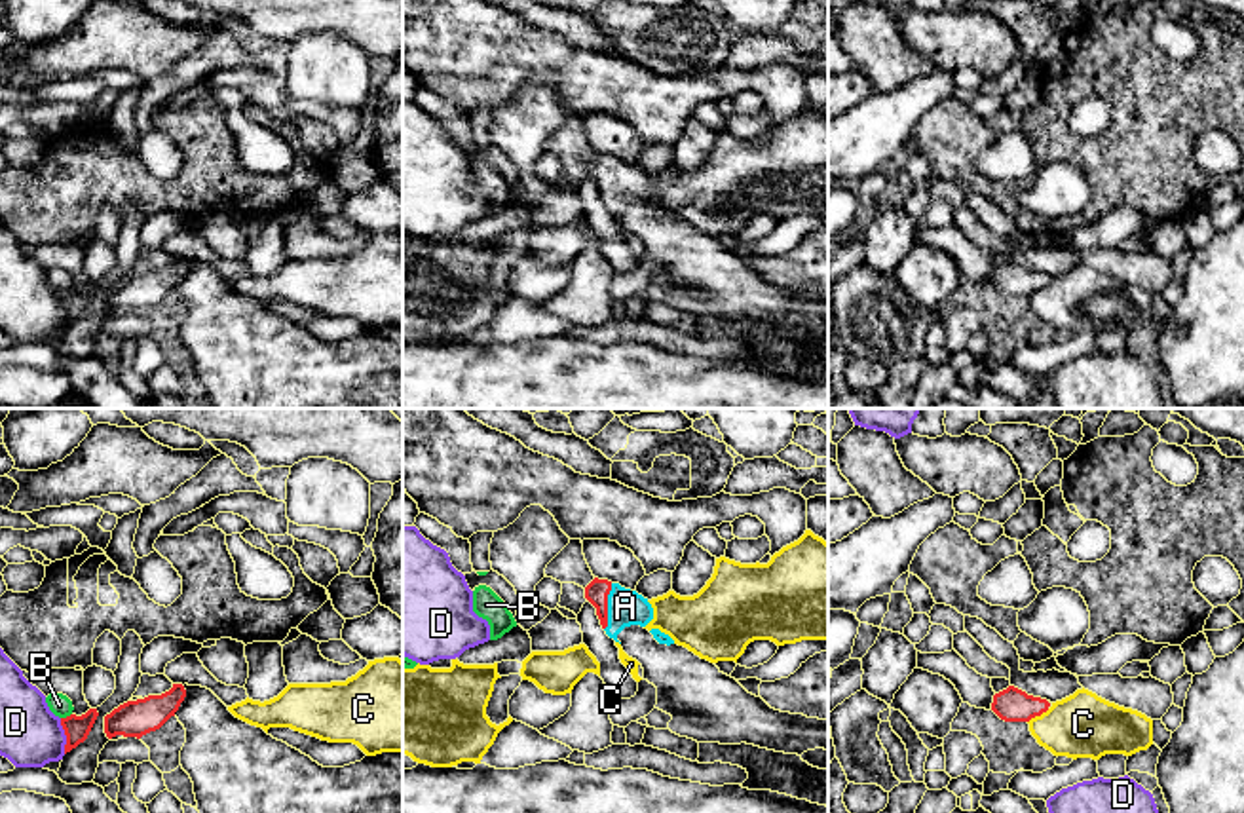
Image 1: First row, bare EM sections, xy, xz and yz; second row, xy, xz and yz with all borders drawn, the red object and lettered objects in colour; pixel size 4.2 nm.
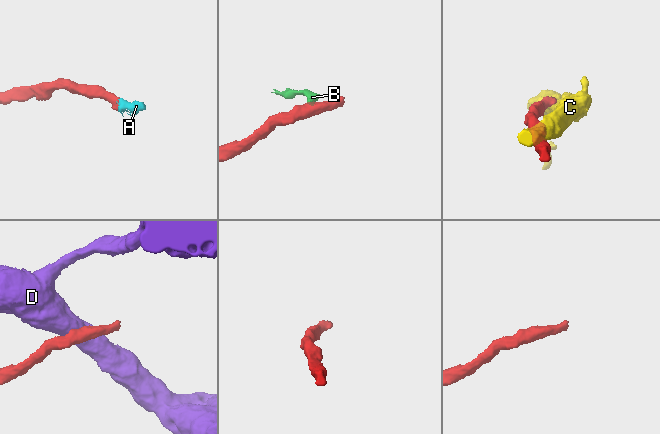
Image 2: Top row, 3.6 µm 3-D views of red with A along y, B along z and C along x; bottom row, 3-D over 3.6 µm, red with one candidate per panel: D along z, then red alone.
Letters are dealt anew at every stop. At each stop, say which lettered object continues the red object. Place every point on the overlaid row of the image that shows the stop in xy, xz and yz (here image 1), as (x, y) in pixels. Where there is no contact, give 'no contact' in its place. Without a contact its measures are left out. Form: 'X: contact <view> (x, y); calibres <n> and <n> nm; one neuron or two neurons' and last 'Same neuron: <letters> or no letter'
A: contact xz (606, 606); calibres 100 and 150 nm; one neuron
B: contact xy (67, 717); calibres 110 and 90 nm; two neurons
C: contact yz (1037, 715); calibres 140 and 280 nm; two neurons
D: contact xy (65, 734); calibres 110 and 280 nm; two neurons
Same neuron: A

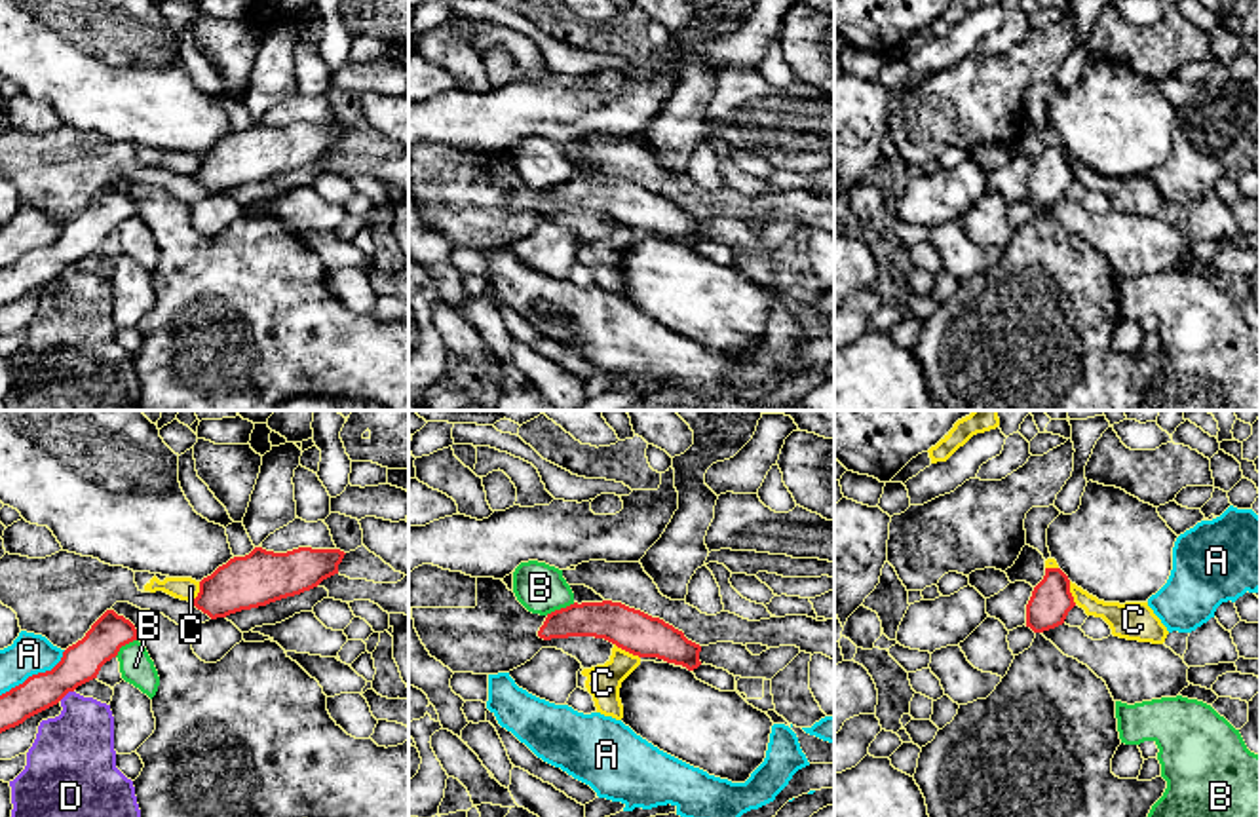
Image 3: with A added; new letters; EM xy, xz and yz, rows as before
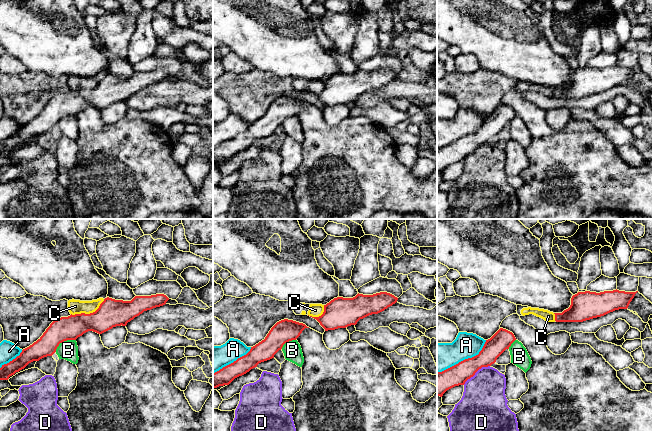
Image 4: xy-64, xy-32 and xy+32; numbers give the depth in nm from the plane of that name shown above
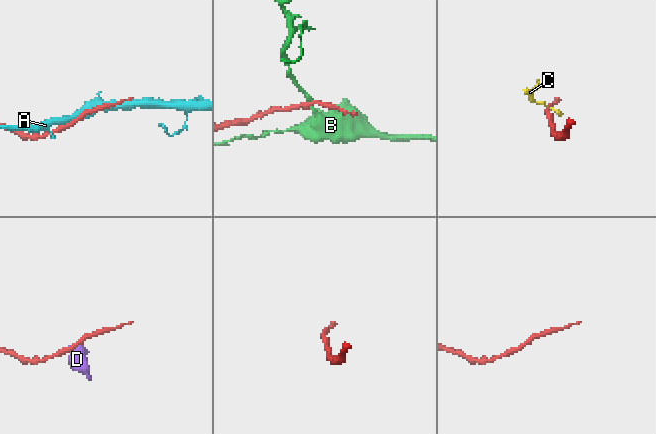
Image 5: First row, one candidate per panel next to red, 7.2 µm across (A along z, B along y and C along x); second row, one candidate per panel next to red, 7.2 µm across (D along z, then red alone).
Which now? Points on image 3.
A: contact xy (35, 675); calibres 160 and 170 nm; two neurons
B: contact xz (561, 608); calibres 170 and 200 nm; two neurons
C: contact xz (628, 650); calibres 180 and 150 nm; two neurons
D: contact xy (65, 694); calibres 160 and 340 nm; two neurons
Same neuron: no letter

